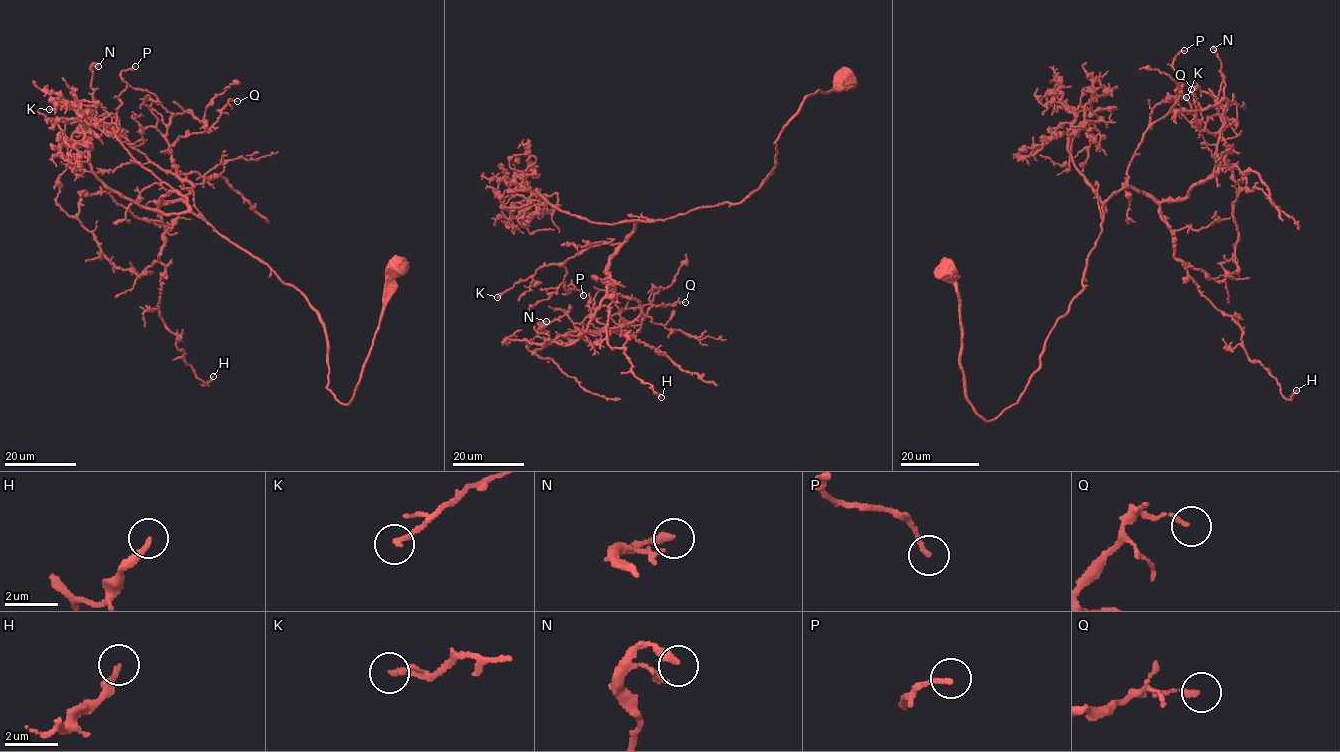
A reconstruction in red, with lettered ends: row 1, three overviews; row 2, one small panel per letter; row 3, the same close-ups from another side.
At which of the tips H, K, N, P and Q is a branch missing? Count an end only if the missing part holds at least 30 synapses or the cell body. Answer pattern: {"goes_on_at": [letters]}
{"goes_on_at": []}

